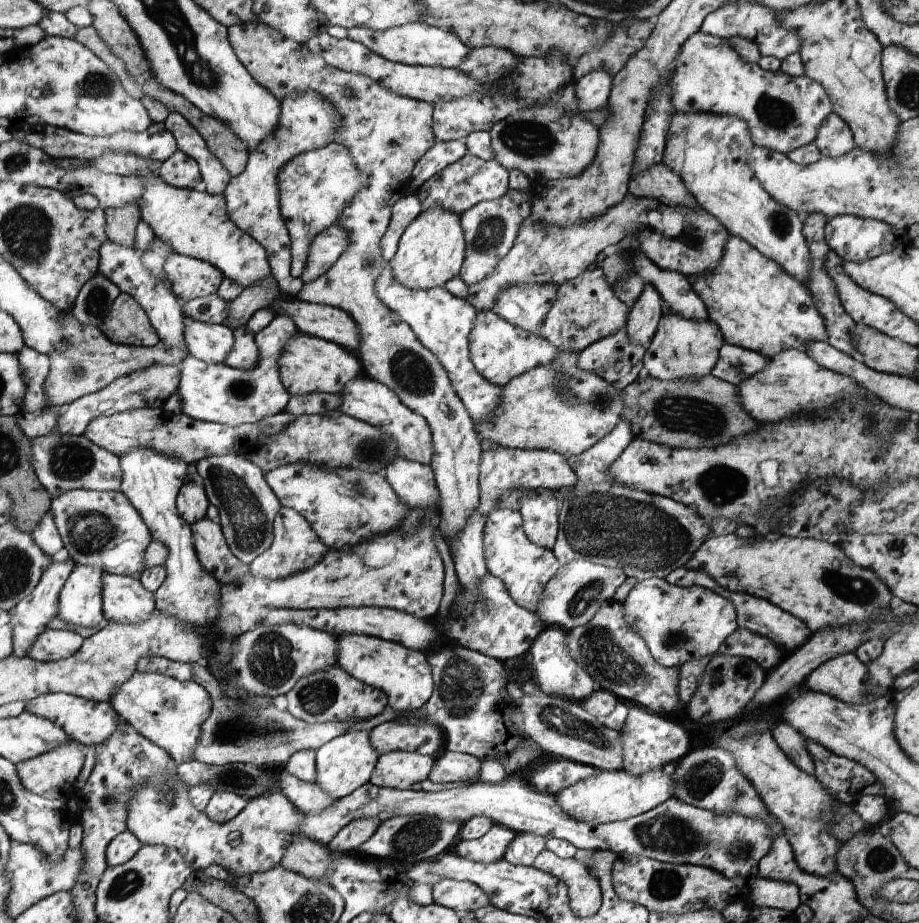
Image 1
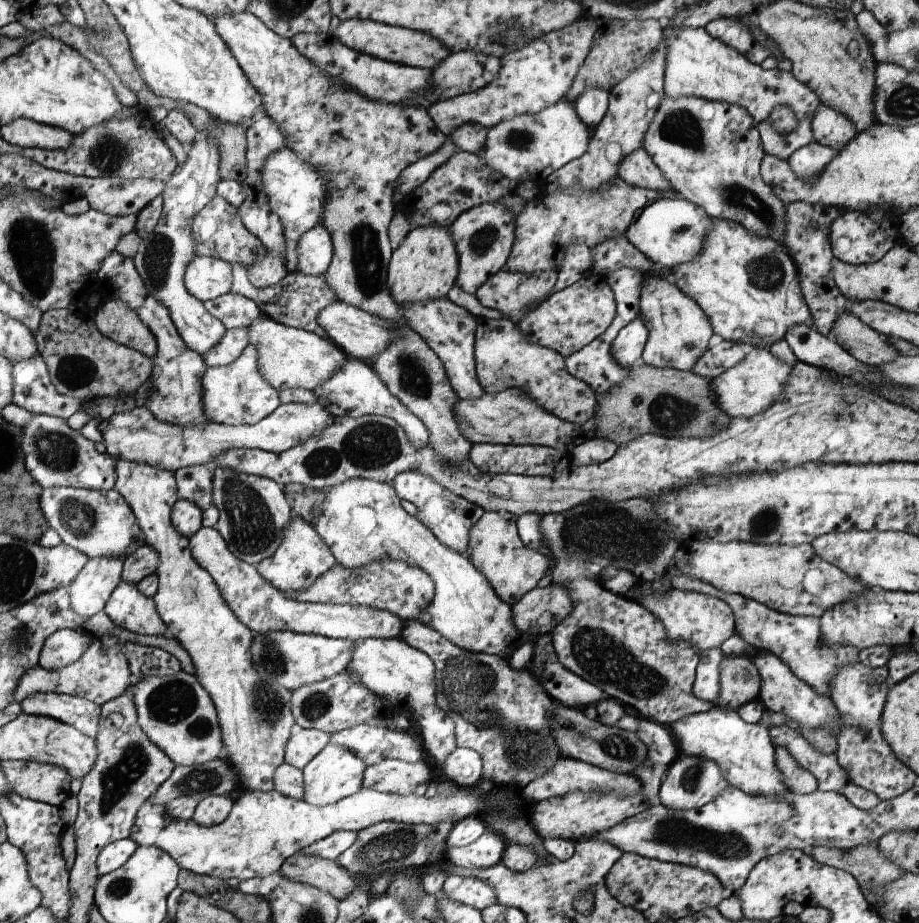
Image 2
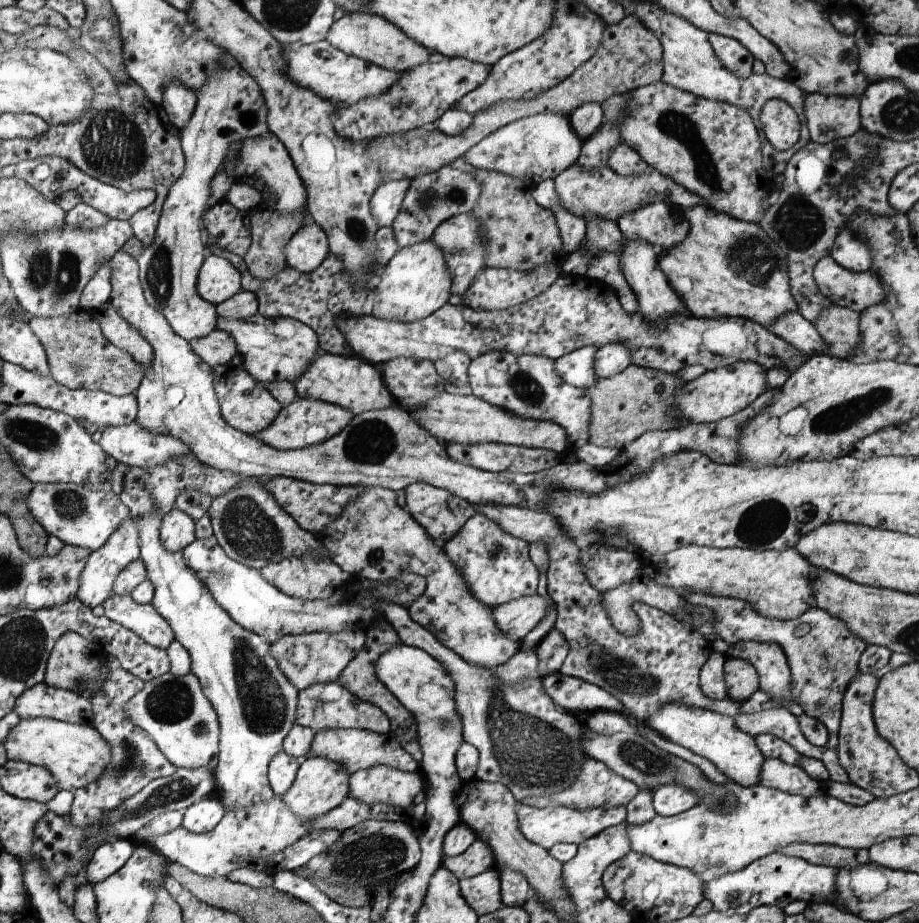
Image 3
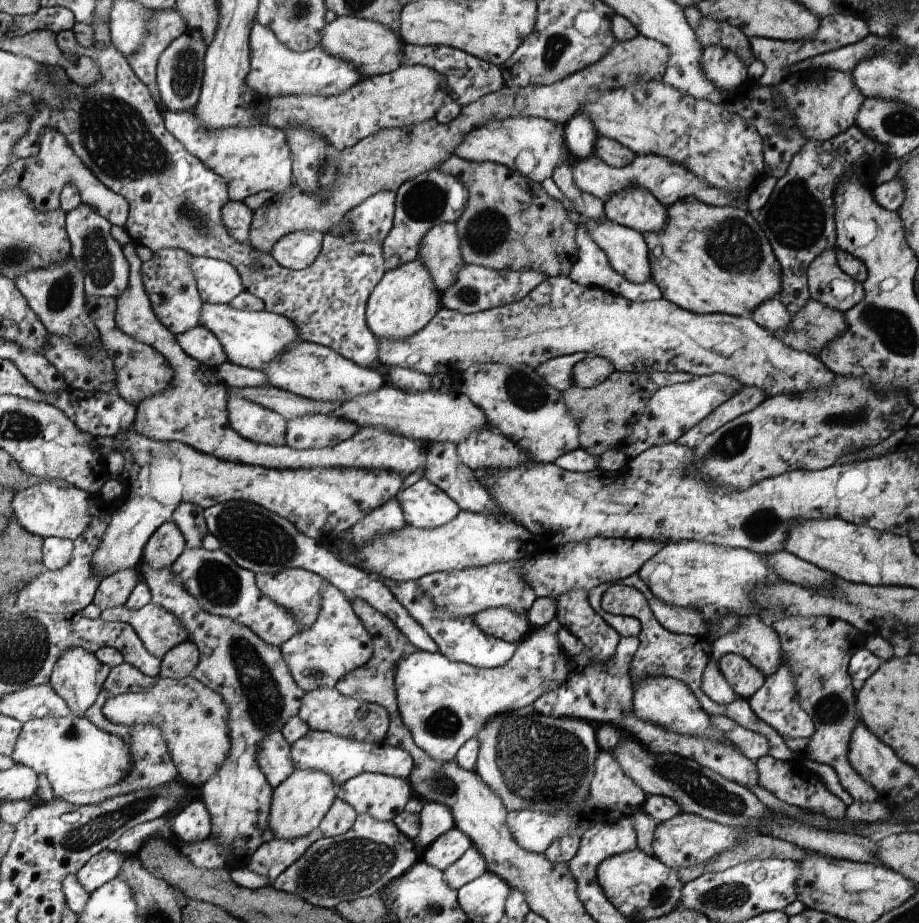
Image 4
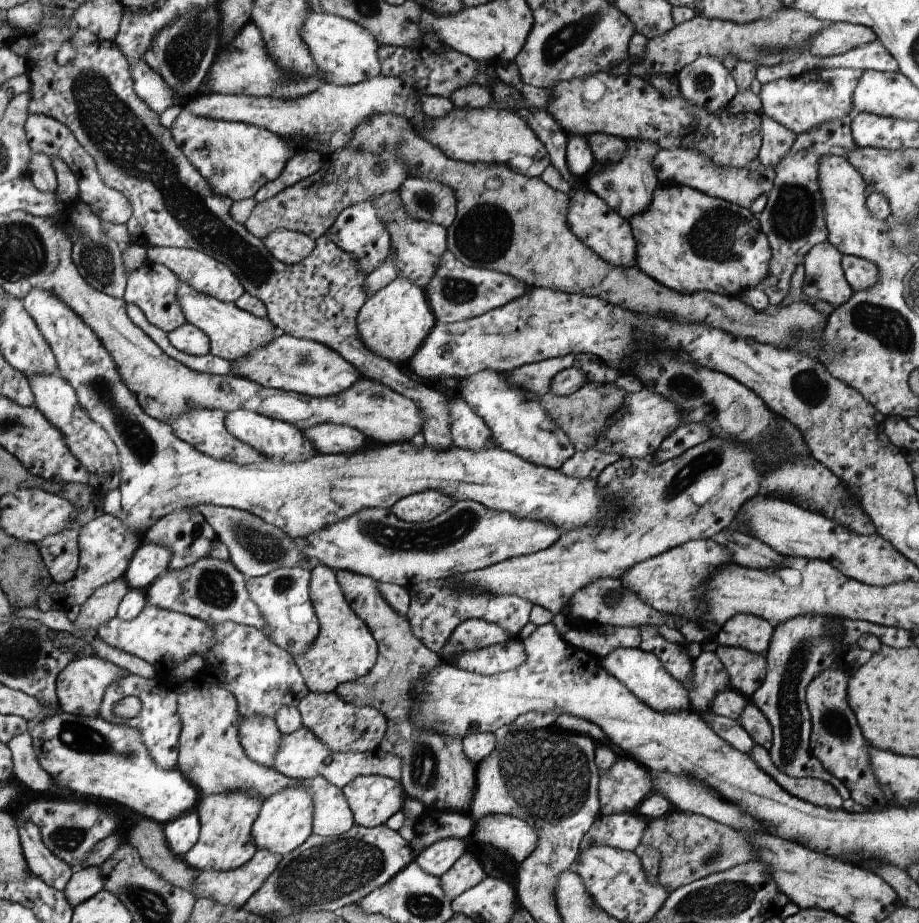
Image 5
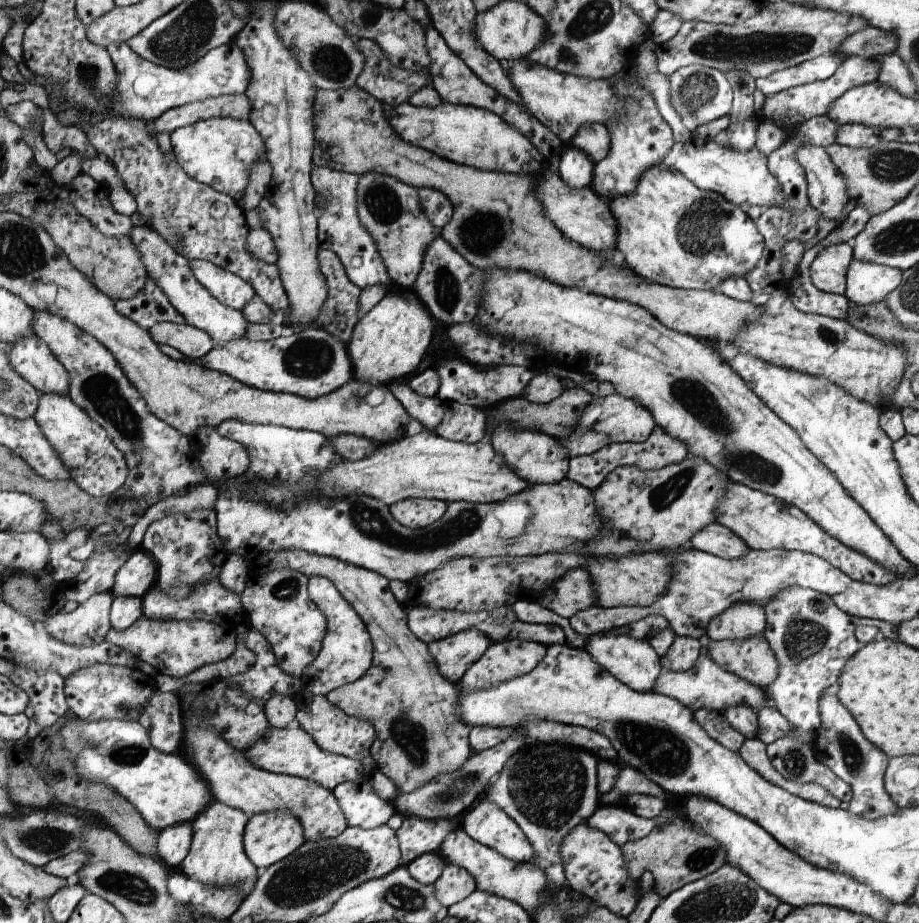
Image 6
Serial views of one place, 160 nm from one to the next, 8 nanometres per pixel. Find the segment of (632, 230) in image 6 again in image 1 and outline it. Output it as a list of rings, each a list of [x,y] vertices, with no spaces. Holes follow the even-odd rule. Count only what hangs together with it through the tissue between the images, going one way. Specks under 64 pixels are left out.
[[[727,235],[716,265],[701,276],[690,276],[690,282],[693,292],[705,305],[707,320],[718,326],[722,339],[727,344],[755,351],[767,359],[785,349],[805,351],[809,341],[827,342],[823,319],[812,305],[812,296],[808,288],[738,236]]]

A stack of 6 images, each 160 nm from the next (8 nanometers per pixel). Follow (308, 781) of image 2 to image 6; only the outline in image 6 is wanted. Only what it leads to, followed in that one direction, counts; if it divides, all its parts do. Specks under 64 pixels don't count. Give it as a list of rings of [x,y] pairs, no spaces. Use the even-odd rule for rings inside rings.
[[[291,811],[254,814],[252,817],[248,817],[248,822],[244,826],[244,853],[260,872],[299,849],[305,841],[303,834],[304,831],[299,820],[293,816]]]

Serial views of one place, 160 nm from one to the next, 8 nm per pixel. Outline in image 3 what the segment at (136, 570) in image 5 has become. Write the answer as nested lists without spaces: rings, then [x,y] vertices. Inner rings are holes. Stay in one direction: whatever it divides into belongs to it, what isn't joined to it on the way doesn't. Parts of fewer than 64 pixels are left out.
[[[173,508],[162,516],[159,536],[165,549],[181,552],[195,540],[193,534],[194,520],[185,512]]]

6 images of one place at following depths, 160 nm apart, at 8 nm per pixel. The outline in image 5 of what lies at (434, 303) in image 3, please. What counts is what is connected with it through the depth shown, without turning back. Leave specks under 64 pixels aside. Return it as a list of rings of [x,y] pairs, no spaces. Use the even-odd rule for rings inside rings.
[[[398,277],[388,286],[371,294],[356,318],[356,327],[365,346],[398,366],[416,354],[432,331],[433,324],[435,320],[427,308],[427,300],[423,298],[421,288],[409,278]]]

